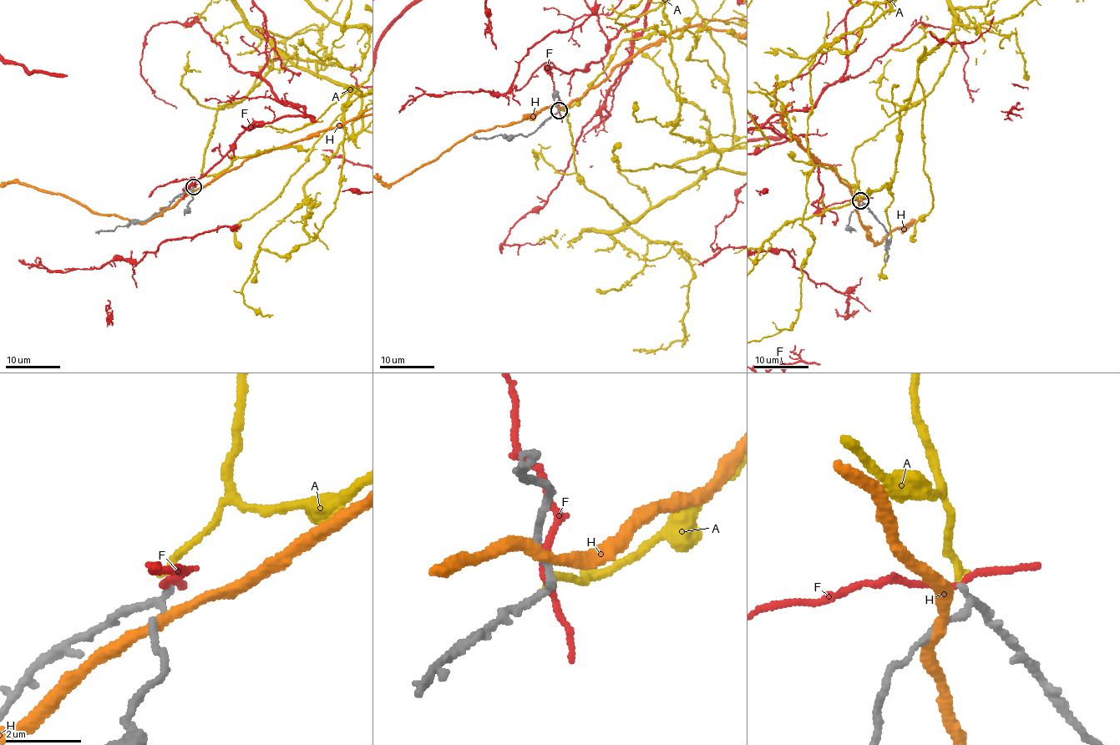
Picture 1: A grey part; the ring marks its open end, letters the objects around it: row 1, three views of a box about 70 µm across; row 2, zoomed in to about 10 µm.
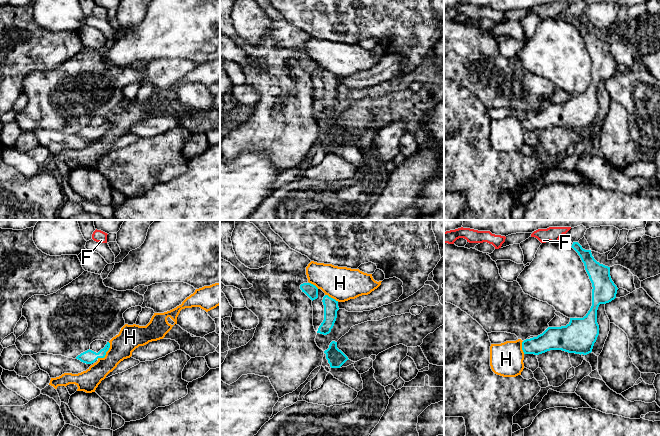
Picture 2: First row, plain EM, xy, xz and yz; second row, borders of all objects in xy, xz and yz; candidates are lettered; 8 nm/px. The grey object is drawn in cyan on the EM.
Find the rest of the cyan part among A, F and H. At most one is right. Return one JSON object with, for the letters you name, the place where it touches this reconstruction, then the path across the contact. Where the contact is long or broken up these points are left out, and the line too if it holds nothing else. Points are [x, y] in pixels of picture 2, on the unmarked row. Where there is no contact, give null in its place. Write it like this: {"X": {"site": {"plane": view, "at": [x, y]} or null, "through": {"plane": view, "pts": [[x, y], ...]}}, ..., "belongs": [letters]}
{"A": {"site": null}, "belongs": ["A"]}

